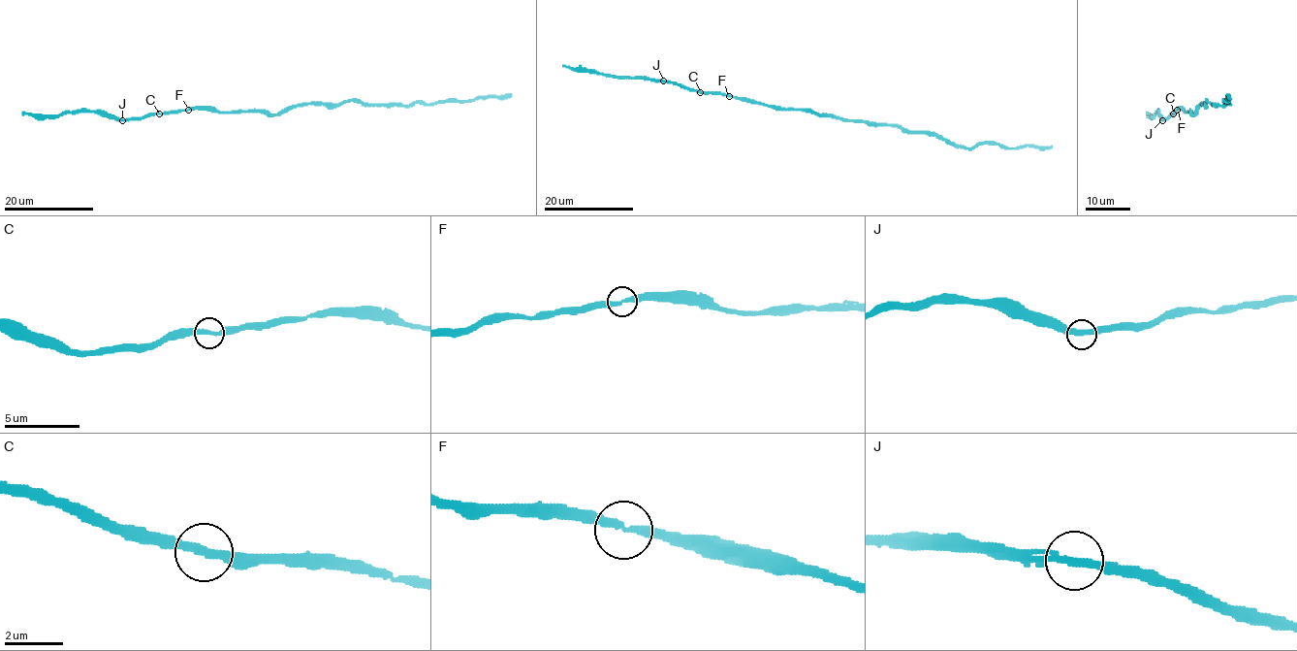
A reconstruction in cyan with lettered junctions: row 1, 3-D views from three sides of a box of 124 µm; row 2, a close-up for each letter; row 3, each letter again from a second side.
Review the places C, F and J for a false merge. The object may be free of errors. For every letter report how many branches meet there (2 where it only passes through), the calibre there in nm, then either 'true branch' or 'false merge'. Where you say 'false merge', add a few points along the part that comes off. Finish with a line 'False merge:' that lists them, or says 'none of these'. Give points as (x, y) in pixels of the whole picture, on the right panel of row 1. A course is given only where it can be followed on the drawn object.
C: branches 2; calibre 280 nm; true branch
F: branches 2; calibre 280 nm; true branch
J: branches 2; calibre 280 nm; true branch
False merge: none of these

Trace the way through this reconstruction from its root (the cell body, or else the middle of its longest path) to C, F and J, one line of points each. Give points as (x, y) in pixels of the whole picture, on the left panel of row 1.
C: (268, 113), (205, 109), (159, 113)
F: (268, 113), (188, 110)
J: (268, 113), (192, 109), (122, 120)

